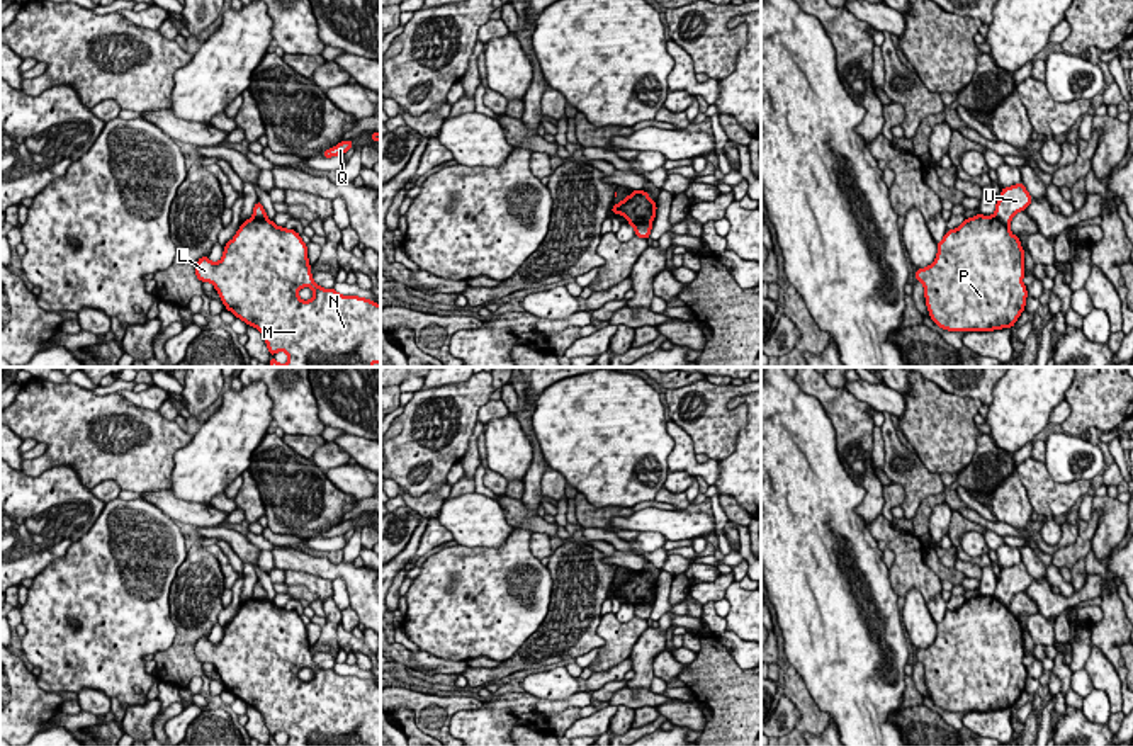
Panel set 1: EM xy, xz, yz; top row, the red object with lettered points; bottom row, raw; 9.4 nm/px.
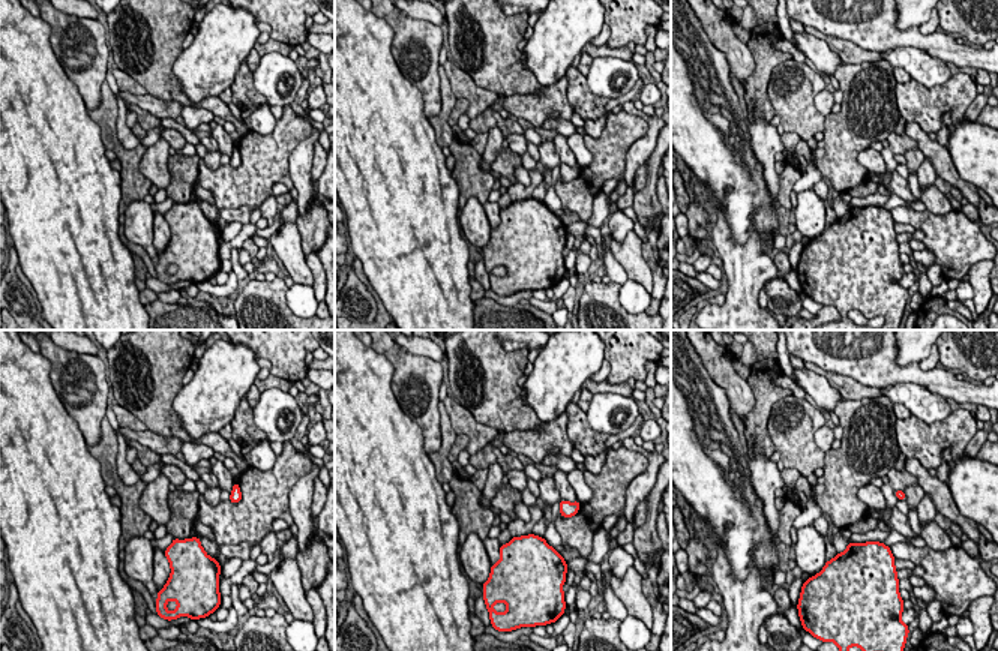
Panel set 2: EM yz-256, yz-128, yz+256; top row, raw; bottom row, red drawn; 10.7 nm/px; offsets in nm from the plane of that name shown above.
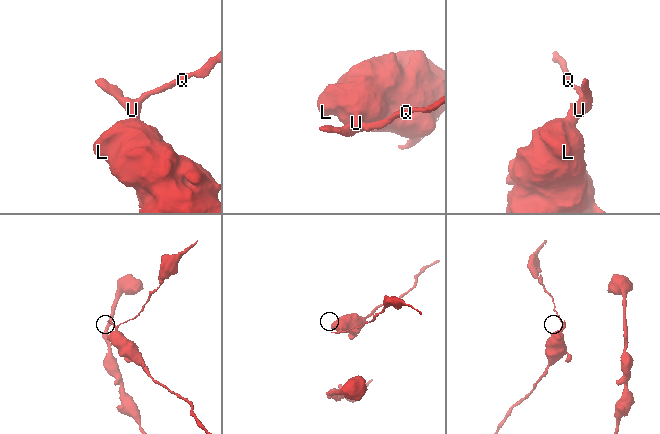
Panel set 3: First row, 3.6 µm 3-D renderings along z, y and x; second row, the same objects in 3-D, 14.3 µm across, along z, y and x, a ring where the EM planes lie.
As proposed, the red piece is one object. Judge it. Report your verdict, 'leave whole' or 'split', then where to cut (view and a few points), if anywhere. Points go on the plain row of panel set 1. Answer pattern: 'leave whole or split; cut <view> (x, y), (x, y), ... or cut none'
split; cut xz (649, 604), (634, 607)

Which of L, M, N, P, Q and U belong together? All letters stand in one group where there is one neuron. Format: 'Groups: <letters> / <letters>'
Groups: L M N P / Q U

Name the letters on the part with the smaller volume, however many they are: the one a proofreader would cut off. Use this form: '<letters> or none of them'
Q, U

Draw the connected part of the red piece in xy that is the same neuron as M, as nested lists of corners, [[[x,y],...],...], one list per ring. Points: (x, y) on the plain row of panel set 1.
[[[250,598],[224,625],[217,644],[209,637],[199,639],[195,656],[216,668],[228,692],[263,715],[272,736],[268,746],[280,746],[273,739],[275,732],[289,736],[284,746],[380,744],[380,687],[372,680],[319,668],[311,656],[307,625],[294,610]]]

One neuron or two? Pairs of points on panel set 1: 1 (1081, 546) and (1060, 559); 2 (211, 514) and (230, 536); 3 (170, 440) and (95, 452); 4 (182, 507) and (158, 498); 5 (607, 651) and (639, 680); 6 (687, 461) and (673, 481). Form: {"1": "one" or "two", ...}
{"1": "one", "2": "two", "3": "one", "4": "one", "5": "two", "6": "two"}

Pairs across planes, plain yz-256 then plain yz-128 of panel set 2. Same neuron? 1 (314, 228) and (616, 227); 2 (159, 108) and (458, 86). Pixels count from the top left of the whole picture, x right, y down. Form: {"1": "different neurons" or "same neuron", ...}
{"1": "different neurons", "2": "different neurons"}

